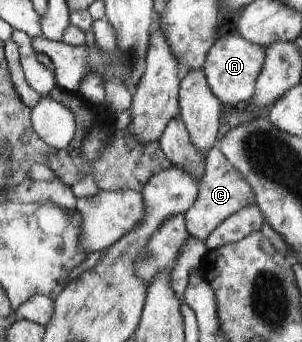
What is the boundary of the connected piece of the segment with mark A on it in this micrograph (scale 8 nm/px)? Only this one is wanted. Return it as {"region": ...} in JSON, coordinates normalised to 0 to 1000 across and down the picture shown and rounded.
{"region":[[[745,99],[745,105],[732,105],[732,111],[712,117],[705,135],[692,143],[679,187],[669,196],[679,234],[685,234],[685,246],[692,249],[692,263],[725,287],[732,304],[755,310],[785,310],[791,304],[798,310],[798,304],[825,298],[844,263],[848,225],[858,222],[858,211],[871,199],[871,175],[877,175],[874,135],[851,135],[848,129],[828,126],[798,102]]]}

